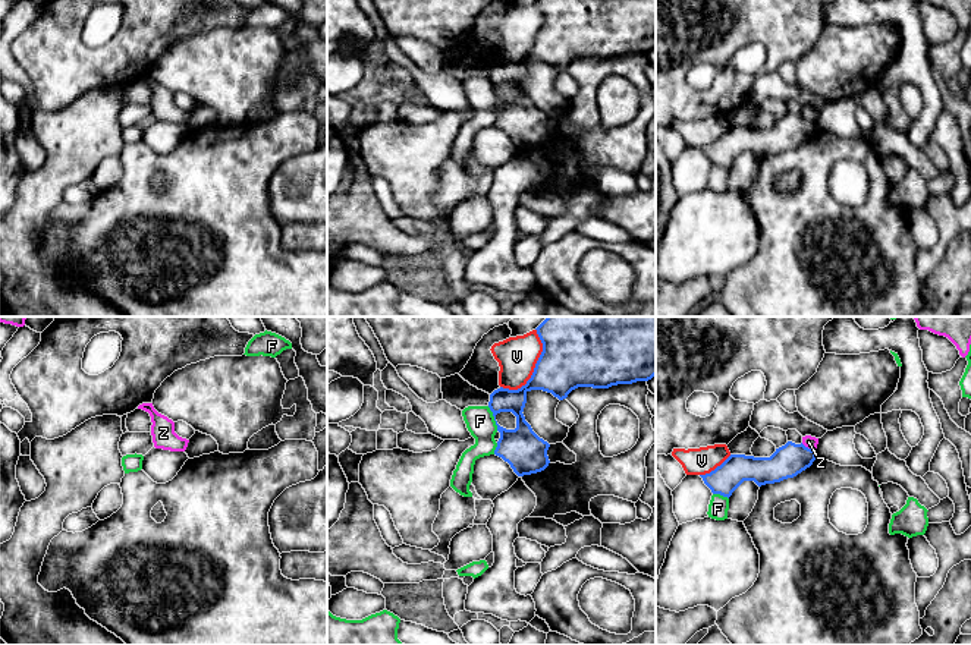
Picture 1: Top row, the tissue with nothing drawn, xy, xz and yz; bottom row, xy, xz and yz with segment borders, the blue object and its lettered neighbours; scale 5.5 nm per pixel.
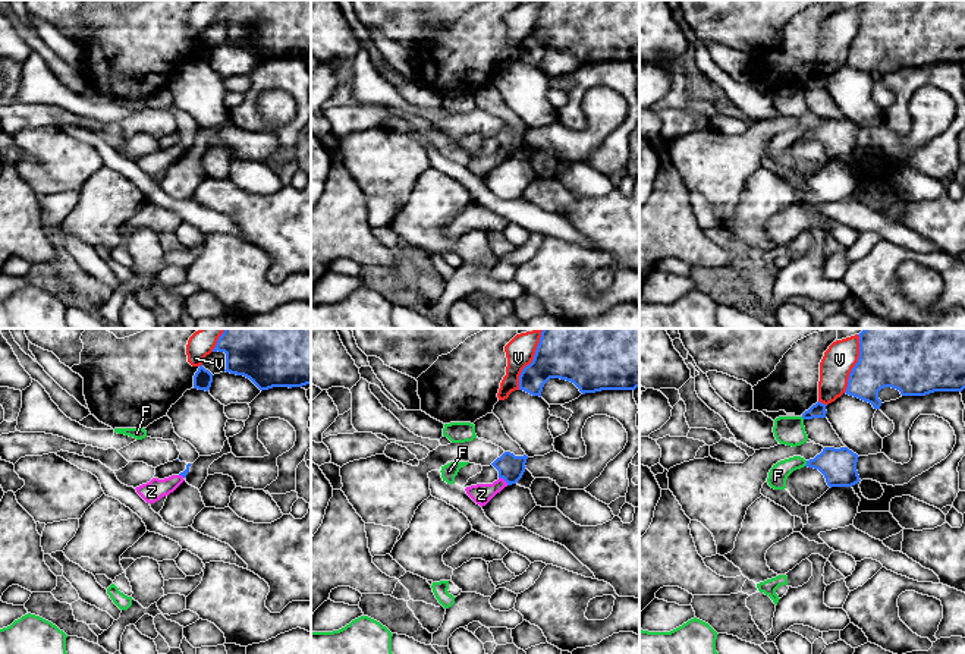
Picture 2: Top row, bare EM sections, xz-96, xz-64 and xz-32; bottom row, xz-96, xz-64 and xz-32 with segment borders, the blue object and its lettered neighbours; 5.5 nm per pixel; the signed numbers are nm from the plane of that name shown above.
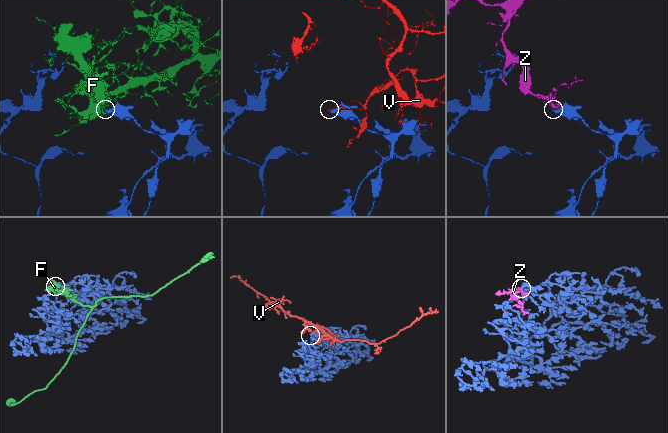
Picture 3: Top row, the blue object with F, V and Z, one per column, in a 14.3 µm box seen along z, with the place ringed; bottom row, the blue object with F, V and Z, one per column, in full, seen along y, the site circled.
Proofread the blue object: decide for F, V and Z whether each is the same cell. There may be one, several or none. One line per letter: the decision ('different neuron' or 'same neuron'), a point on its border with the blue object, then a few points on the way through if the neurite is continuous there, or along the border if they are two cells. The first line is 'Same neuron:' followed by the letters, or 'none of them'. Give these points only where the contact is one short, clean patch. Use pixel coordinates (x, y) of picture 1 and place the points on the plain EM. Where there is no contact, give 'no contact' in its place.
Same neuron: none of them
F: different neuron; meets blue in xz at (495, 90)
V: different neuron; meets blue in xz at (534, 40)
Z: different neuron; meets blue in yz at (807, 119); border along yz (801, 115), (814, 123)

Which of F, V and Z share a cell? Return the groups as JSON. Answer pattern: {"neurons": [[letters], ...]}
{"neurons": [["F"], ["V"], ["Z"]]}

